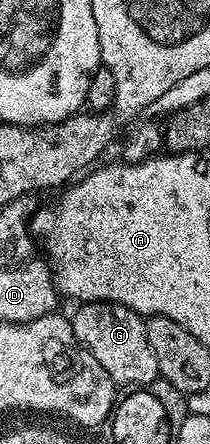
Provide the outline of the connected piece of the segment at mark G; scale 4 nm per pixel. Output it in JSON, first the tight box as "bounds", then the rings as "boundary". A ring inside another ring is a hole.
{"bounds":[70,303,160,389],"boundary":[[[80,303],[77,308],[70,315],[74,337],[92,354],[94,361],[110,373],[113,383],[125,383],[128,389],[144,389],[160,379],[158,360],[146,337],[145,316],[117,303]]]}

